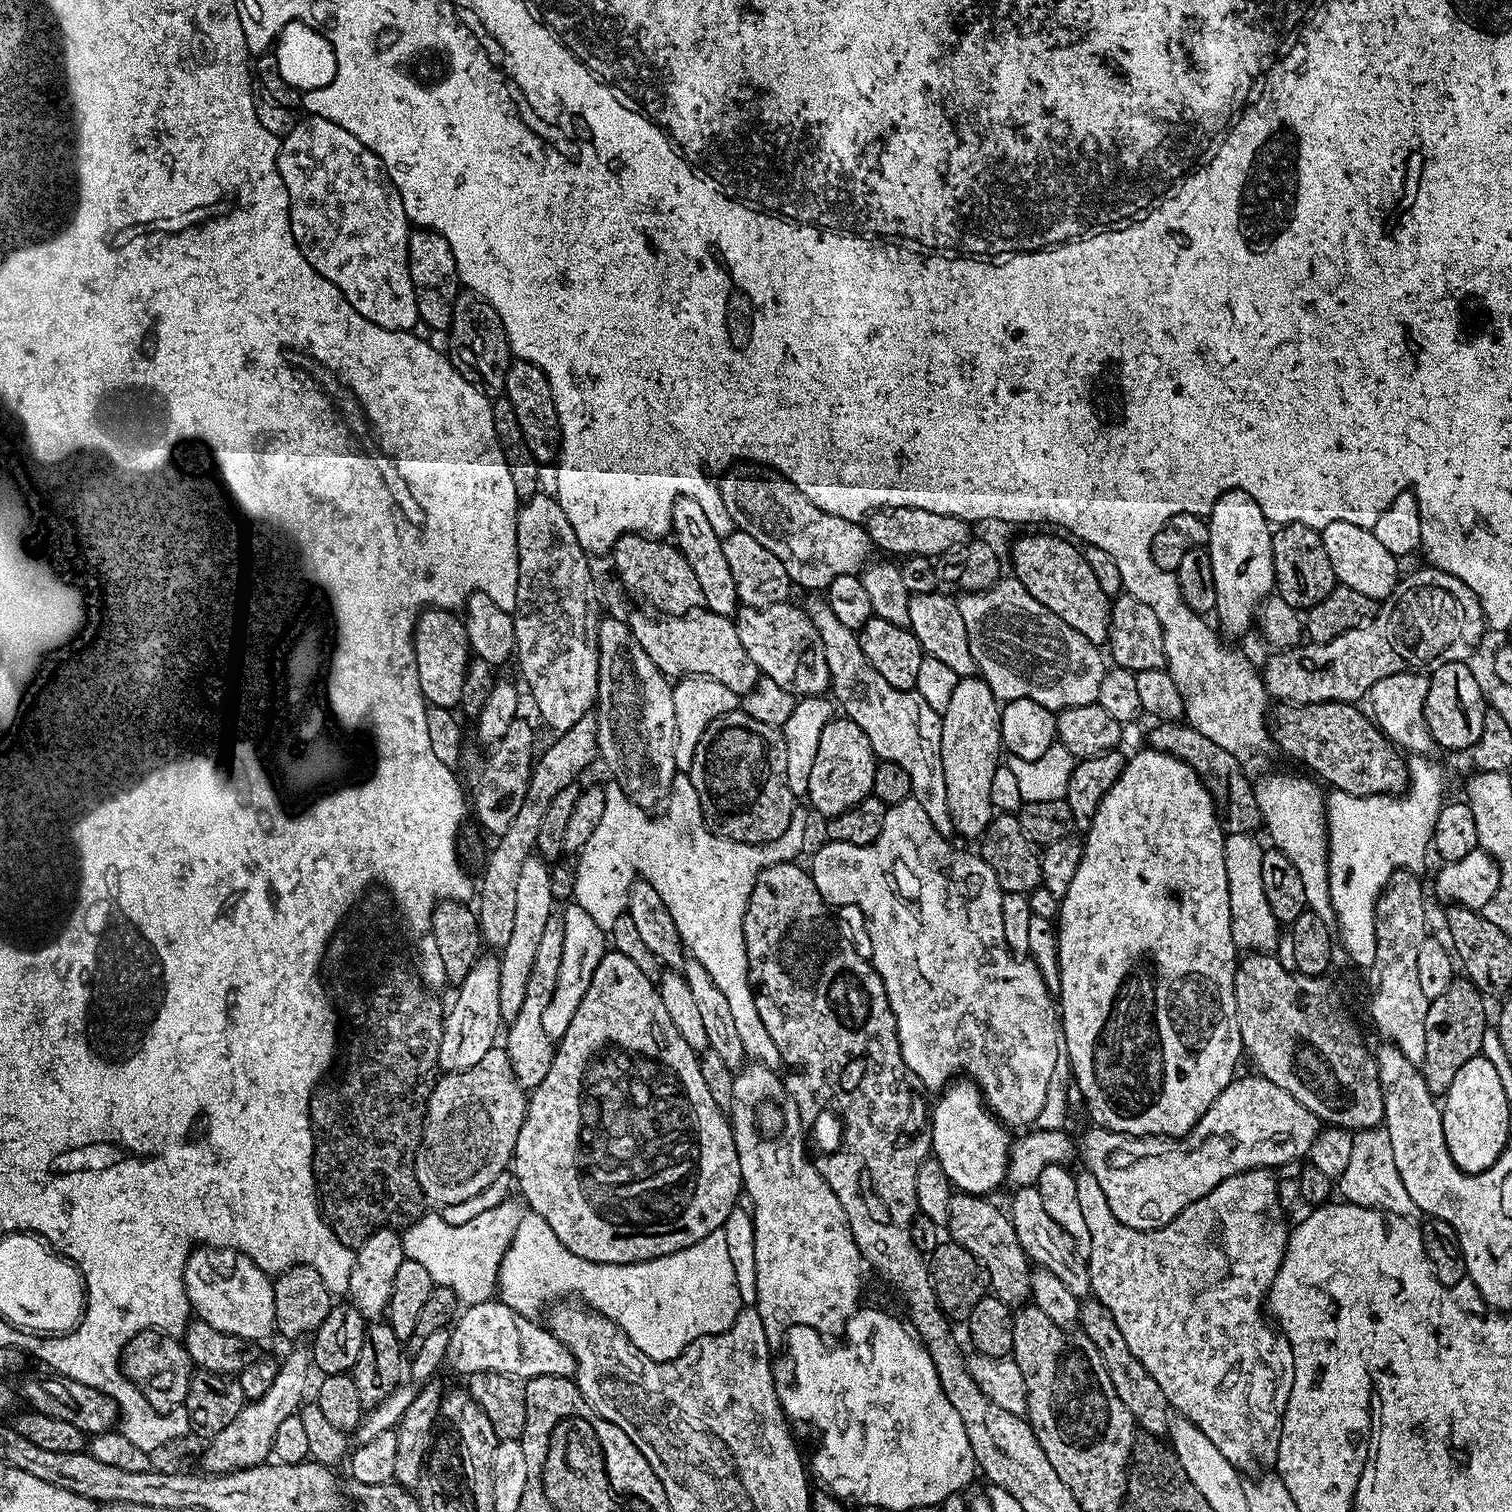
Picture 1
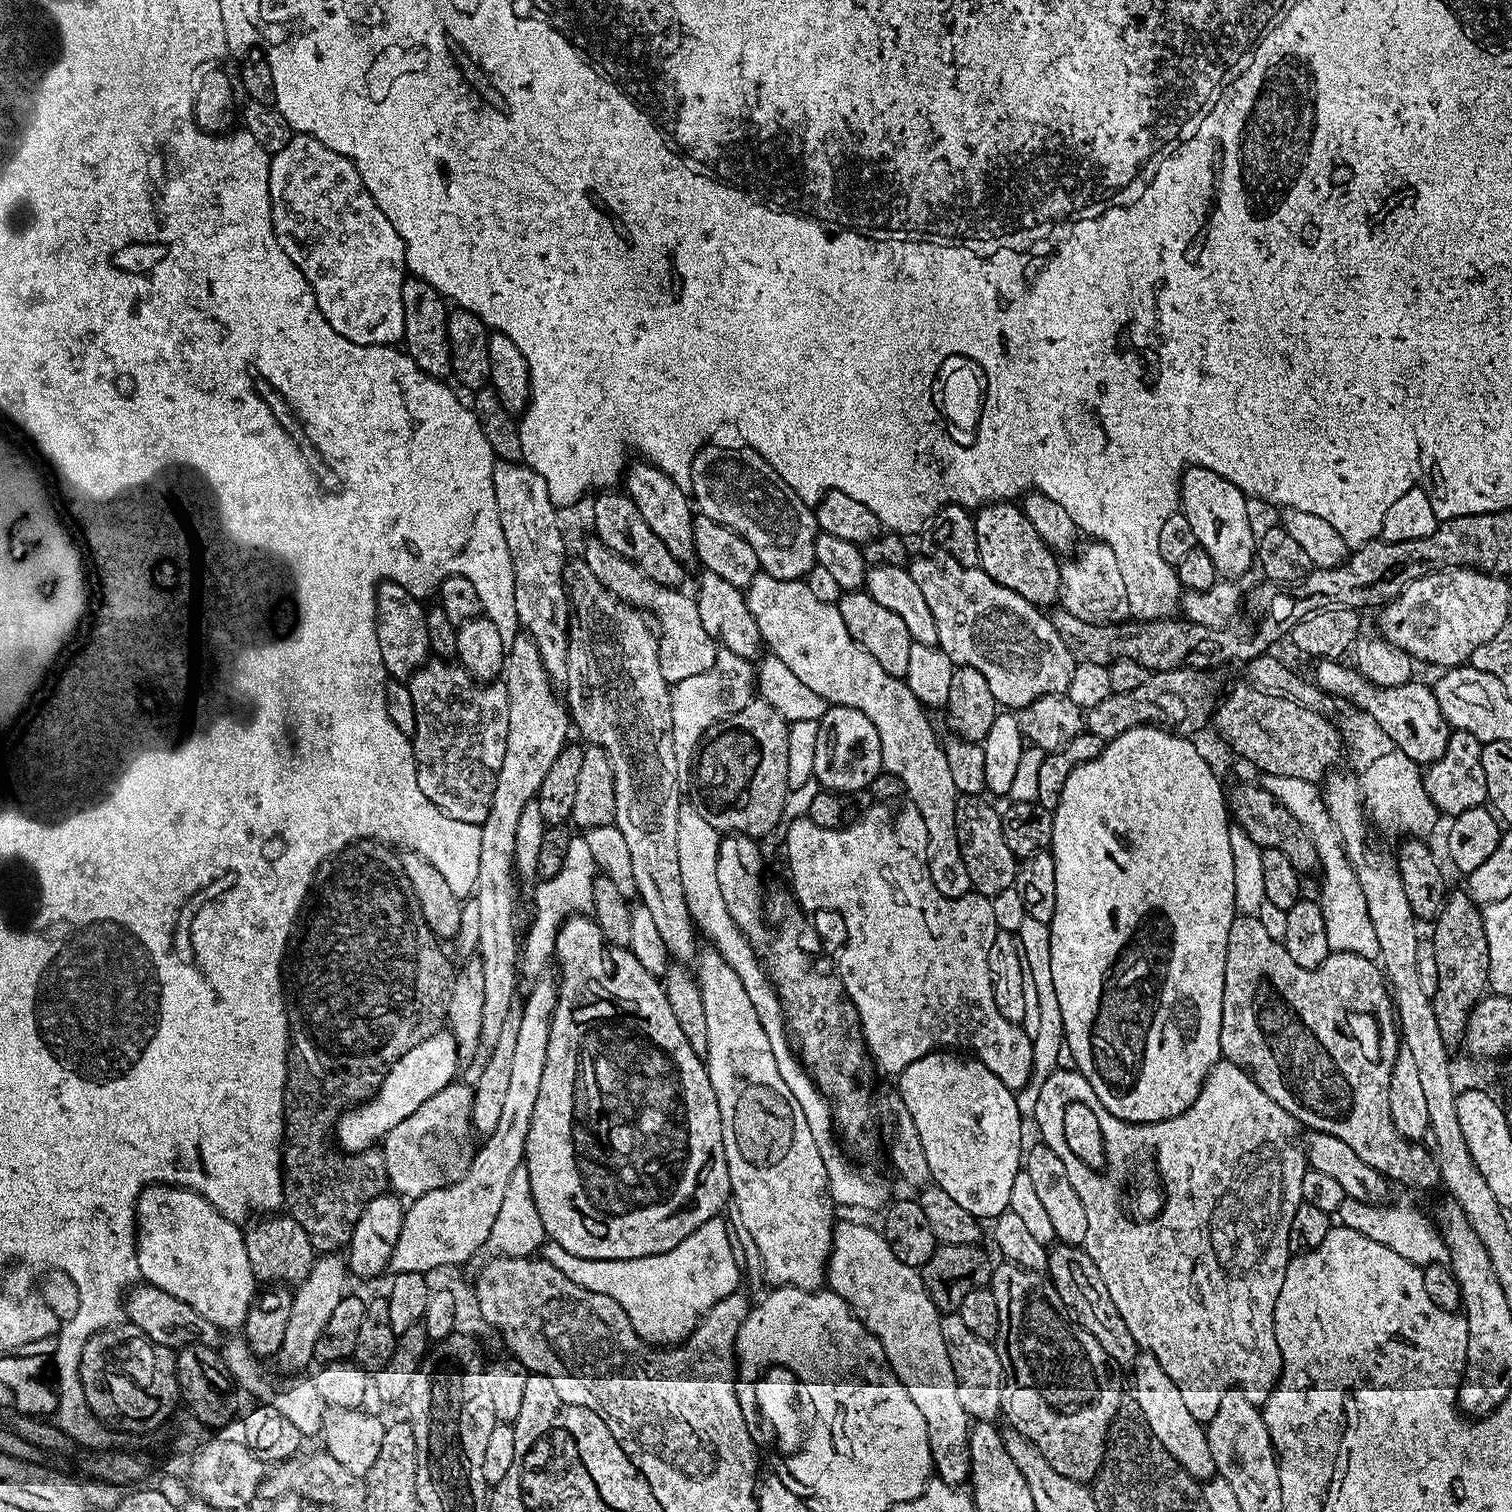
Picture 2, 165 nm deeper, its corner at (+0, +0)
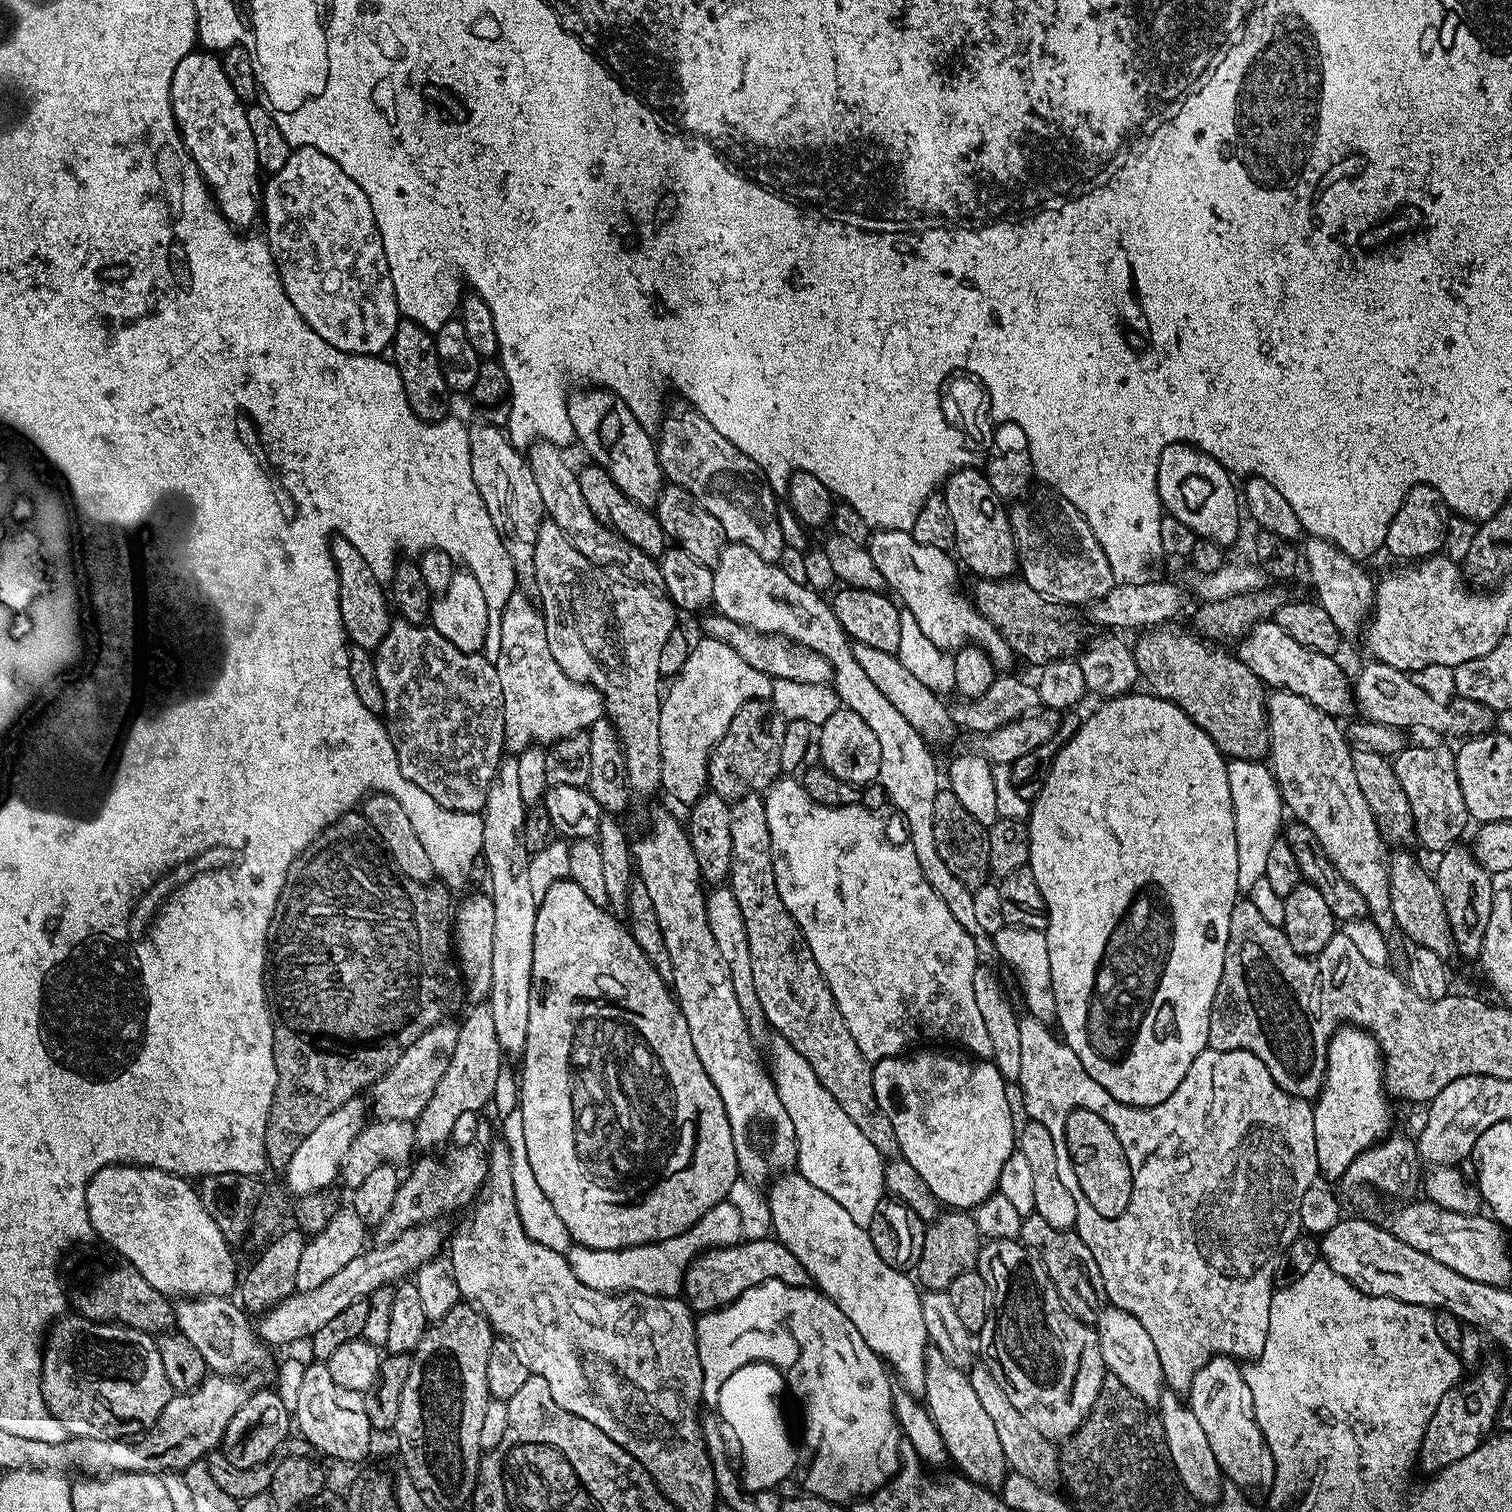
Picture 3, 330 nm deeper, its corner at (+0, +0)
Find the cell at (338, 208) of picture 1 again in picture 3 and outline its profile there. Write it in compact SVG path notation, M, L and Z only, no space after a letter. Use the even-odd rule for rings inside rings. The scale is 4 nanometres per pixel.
M293 148L286 166L271 173L262 188L262 224L268 227L268 249L276 257L280 281L294 302L294 310L330 346L356 356L374 356L389 347L402 319L394 294L394 282L390 282L390 270L382 246L378 226L374 222L374 210L370 210L370 198L362 194L362 186L334 162L322 150Z

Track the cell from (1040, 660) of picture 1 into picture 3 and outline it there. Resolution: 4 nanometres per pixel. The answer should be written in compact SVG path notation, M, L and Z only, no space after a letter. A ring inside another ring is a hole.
M885 528L873 531L866 541L866 547L870 558L874 558L874 566L878 566L885 585L889 589L893 588L891 591L898 597L899 603L914 614L919 629L935 646L955 650L971 642L989 656L997 669L1011 669L1008 667L1014 661L1012 647L1004 641L998 629L976 609L973 601L960 593L960 588L956 585L957 561L945 549L918 542L911 532Z

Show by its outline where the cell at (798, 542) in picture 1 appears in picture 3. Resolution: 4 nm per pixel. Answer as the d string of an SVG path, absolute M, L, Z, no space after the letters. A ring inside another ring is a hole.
M679 403L663 413L658 425L656 452L660 455L660 469L671 483L685 488L704 509L718 518L721 530L731 543L750 546L758 558L777 563L785 548L777 493L738 446L726 442L691 404Z

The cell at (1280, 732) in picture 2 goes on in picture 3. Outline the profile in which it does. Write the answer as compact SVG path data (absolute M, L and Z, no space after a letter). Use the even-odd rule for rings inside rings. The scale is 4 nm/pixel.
M1169 622L1167 624L1157 624L1155 628L1150 628L1139 633L1140 636L1136 640L1136 644L1131 645L1134 654L1134 662L1138 662L1138 670L1140 671L1143 683L1149 684L1151 691L1155 695L1161 696L1162 699L1168 700L1172 704L1179 706L1183 712L1190 717L1192 721L1199 726L1214 742L1214 746L1218 746L1225 758L1228 760L1259 760L1263 761L1268 756L1268 709L1266 707L1266 686L1254 674L1254 670L1250 670L1250 666L1246 666L1241 662L1239 655L1223 652L1223 647L1217 646L1215 643L1209 642L1201 638L1195 631L1187 632L1184 628L1179 628L1179 623Z

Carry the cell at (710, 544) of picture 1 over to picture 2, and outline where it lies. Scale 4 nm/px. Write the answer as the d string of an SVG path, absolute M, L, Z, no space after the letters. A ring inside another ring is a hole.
M647 462L629 463L622 476L622 488L631 500L636 503L642 518L646 518L646 526L662 538L666 550L674 554L681 564L688 566L693 563L696 547L694 546L694 508L690 496L681 485L676 484L662 470ZM684 491L684 492L683 492ZM689 504L689 505L688 505Z

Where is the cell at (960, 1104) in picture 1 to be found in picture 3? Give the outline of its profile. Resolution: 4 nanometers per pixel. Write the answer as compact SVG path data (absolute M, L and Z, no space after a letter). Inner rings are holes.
M915 1052L888 1056L872 1064L876 1101L886 1118L890 1118L890 1126L894 1126L899 1155L918 1170L937 1201L952 1210L975 1209L997 1191L1002 1166L1006 1166L1006 1158L1018 1148L1018 1124L1012 1121L1009 1085L991 1060L963 1060L944 1052Z

